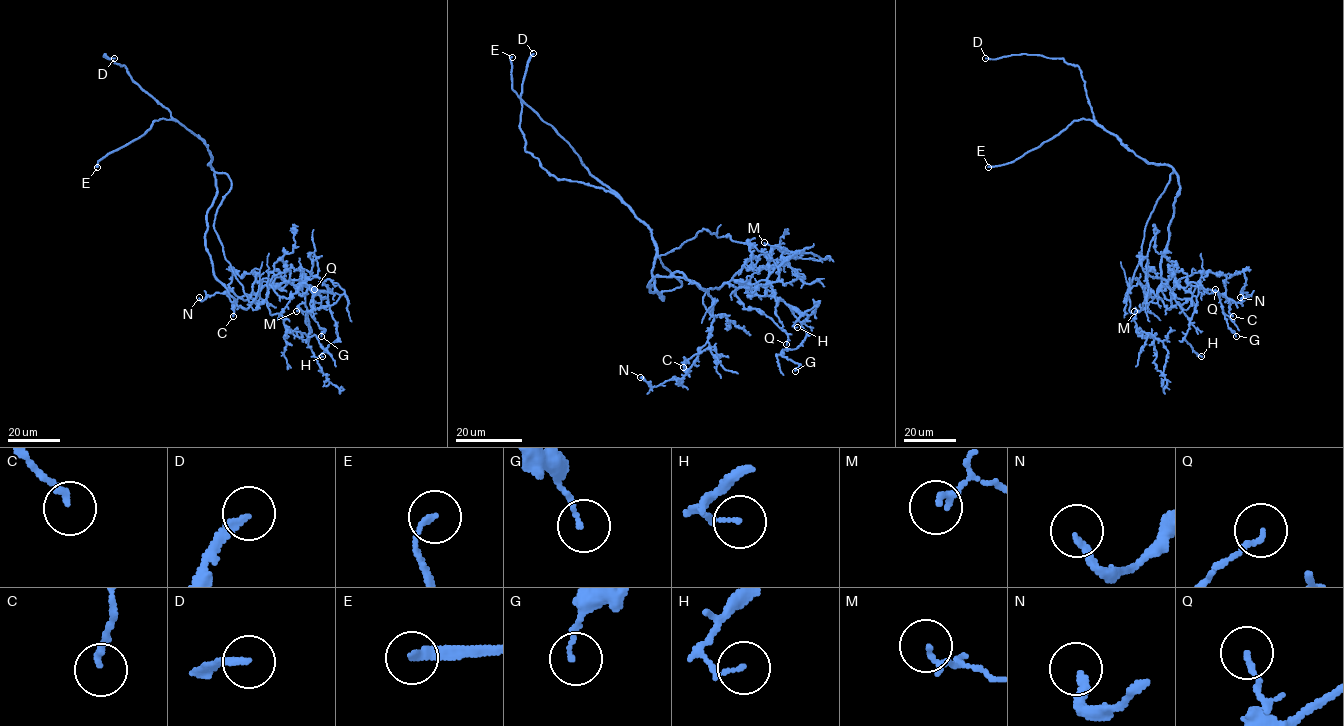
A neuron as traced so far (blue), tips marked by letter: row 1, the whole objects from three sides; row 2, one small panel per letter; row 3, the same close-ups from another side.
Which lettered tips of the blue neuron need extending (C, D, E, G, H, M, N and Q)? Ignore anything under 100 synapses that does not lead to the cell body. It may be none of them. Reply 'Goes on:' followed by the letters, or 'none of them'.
Goes on: D, E

